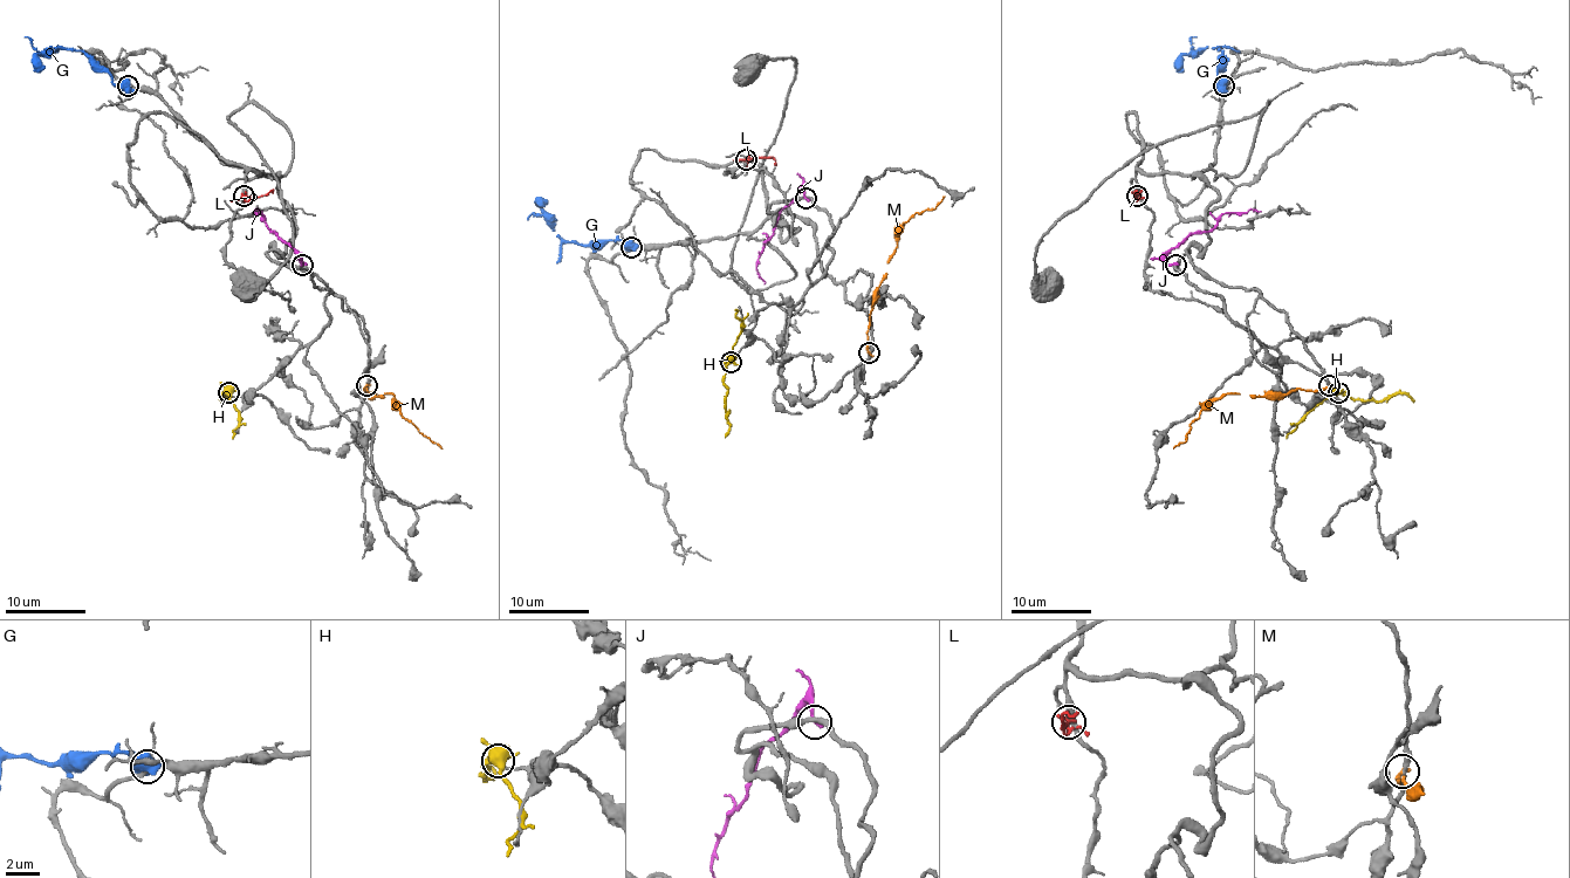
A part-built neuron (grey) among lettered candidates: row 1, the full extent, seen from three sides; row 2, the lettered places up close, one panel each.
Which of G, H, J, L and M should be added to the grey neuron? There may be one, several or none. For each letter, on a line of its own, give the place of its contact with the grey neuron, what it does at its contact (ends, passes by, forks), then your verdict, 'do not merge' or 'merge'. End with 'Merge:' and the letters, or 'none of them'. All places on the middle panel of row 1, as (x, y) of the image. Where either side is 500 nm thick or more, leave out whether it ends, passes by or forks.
G: contact (631, 247); do not merge
H: contact (731, 362); it forks; do not merge
J: contact (806, 198); it ends; do not merge
L: contact (746, 159); it forks; do not merge
M: contact (869, 352); it ends; do not merge
Merge: none of them

